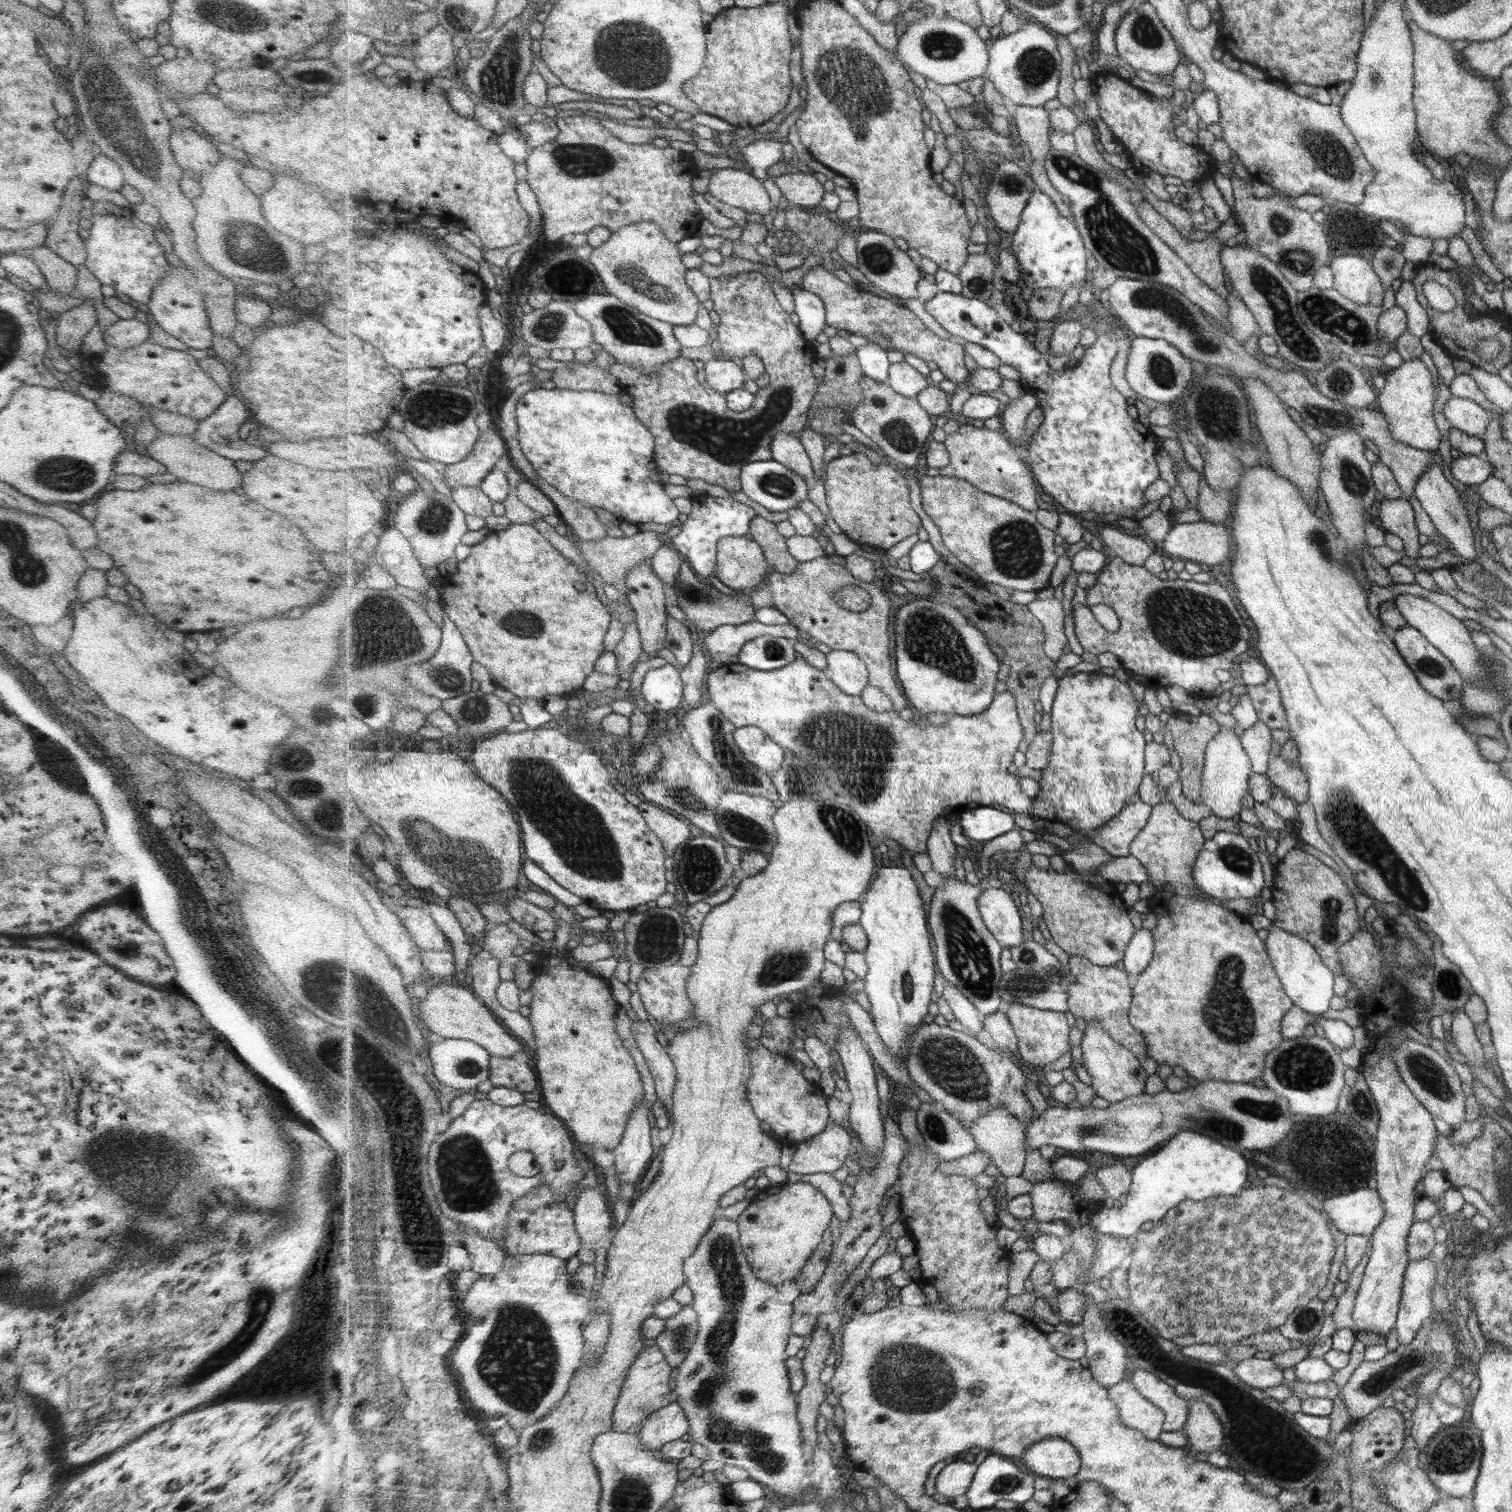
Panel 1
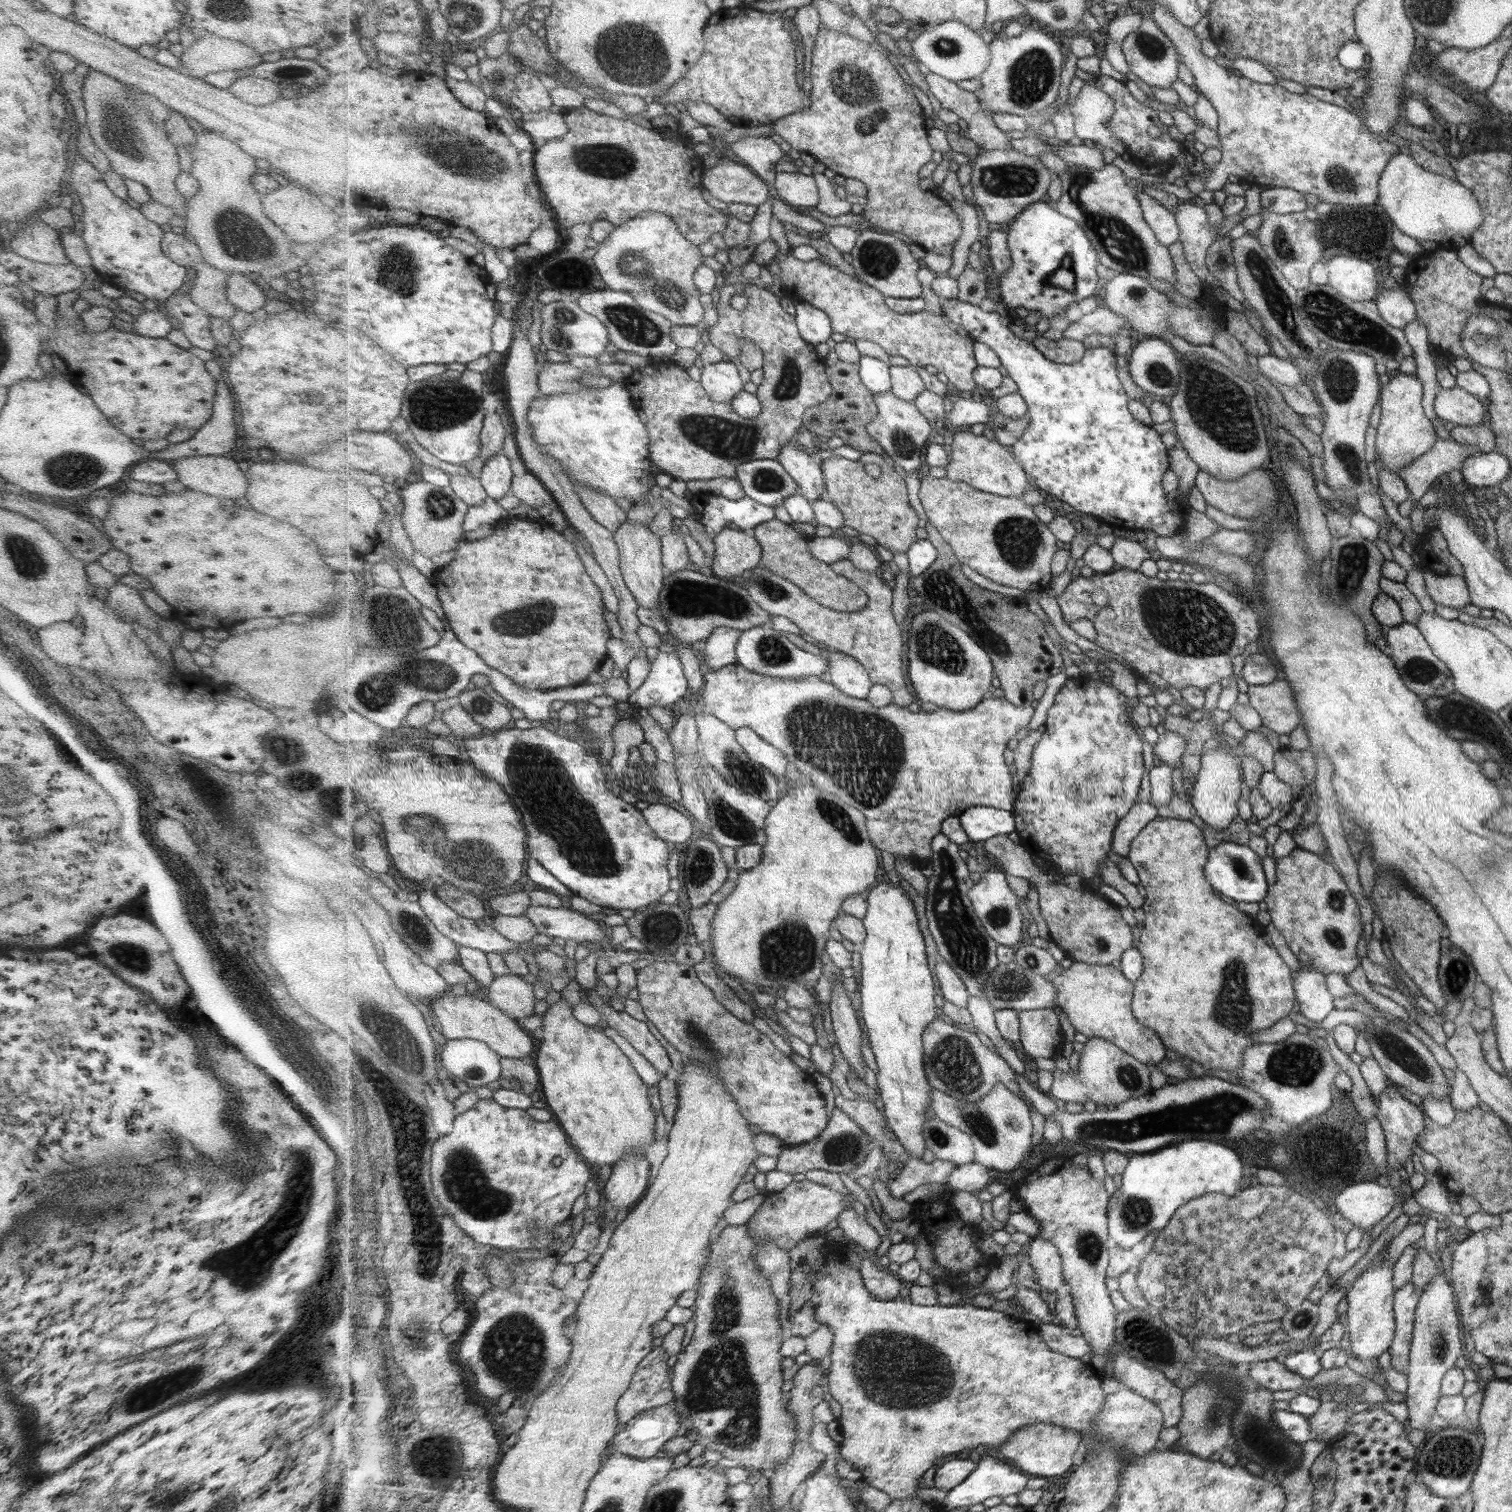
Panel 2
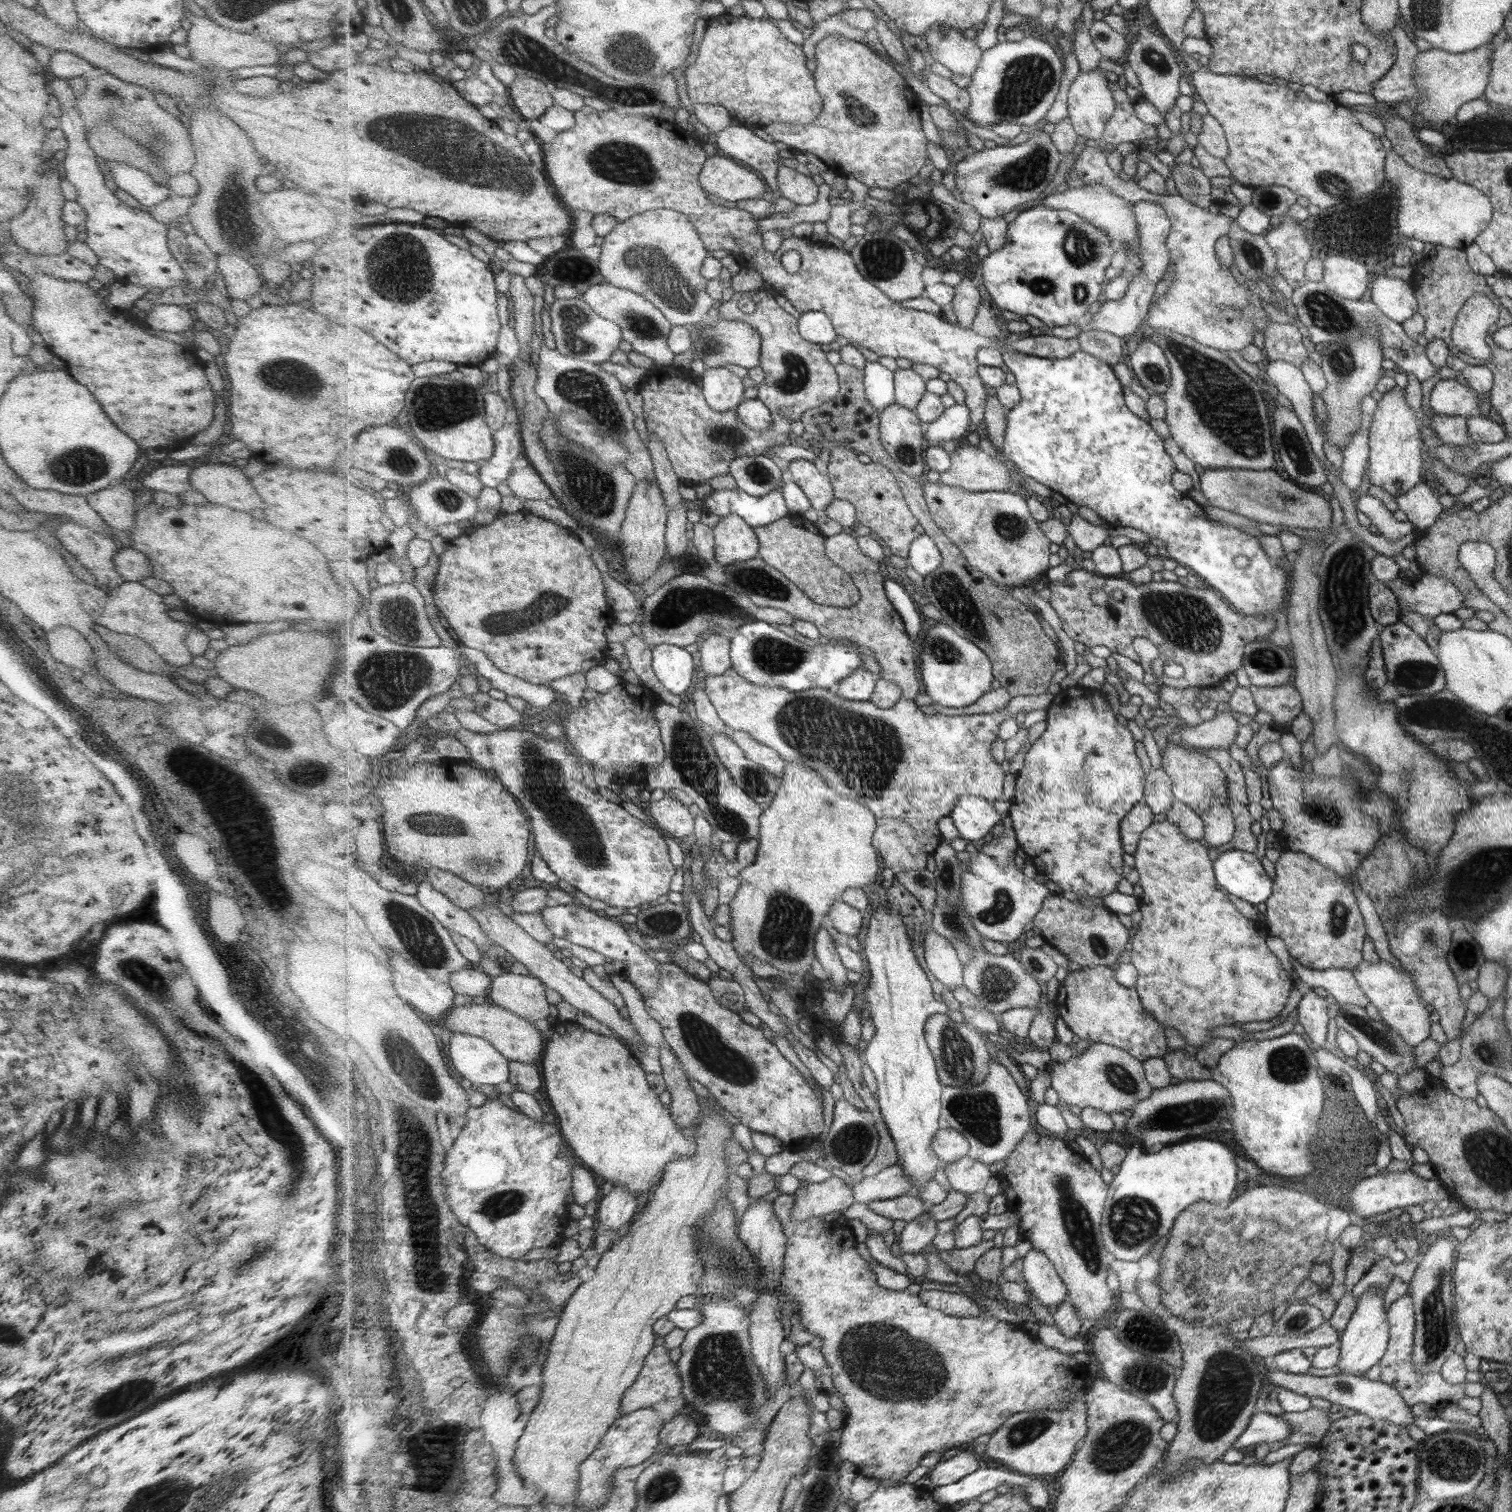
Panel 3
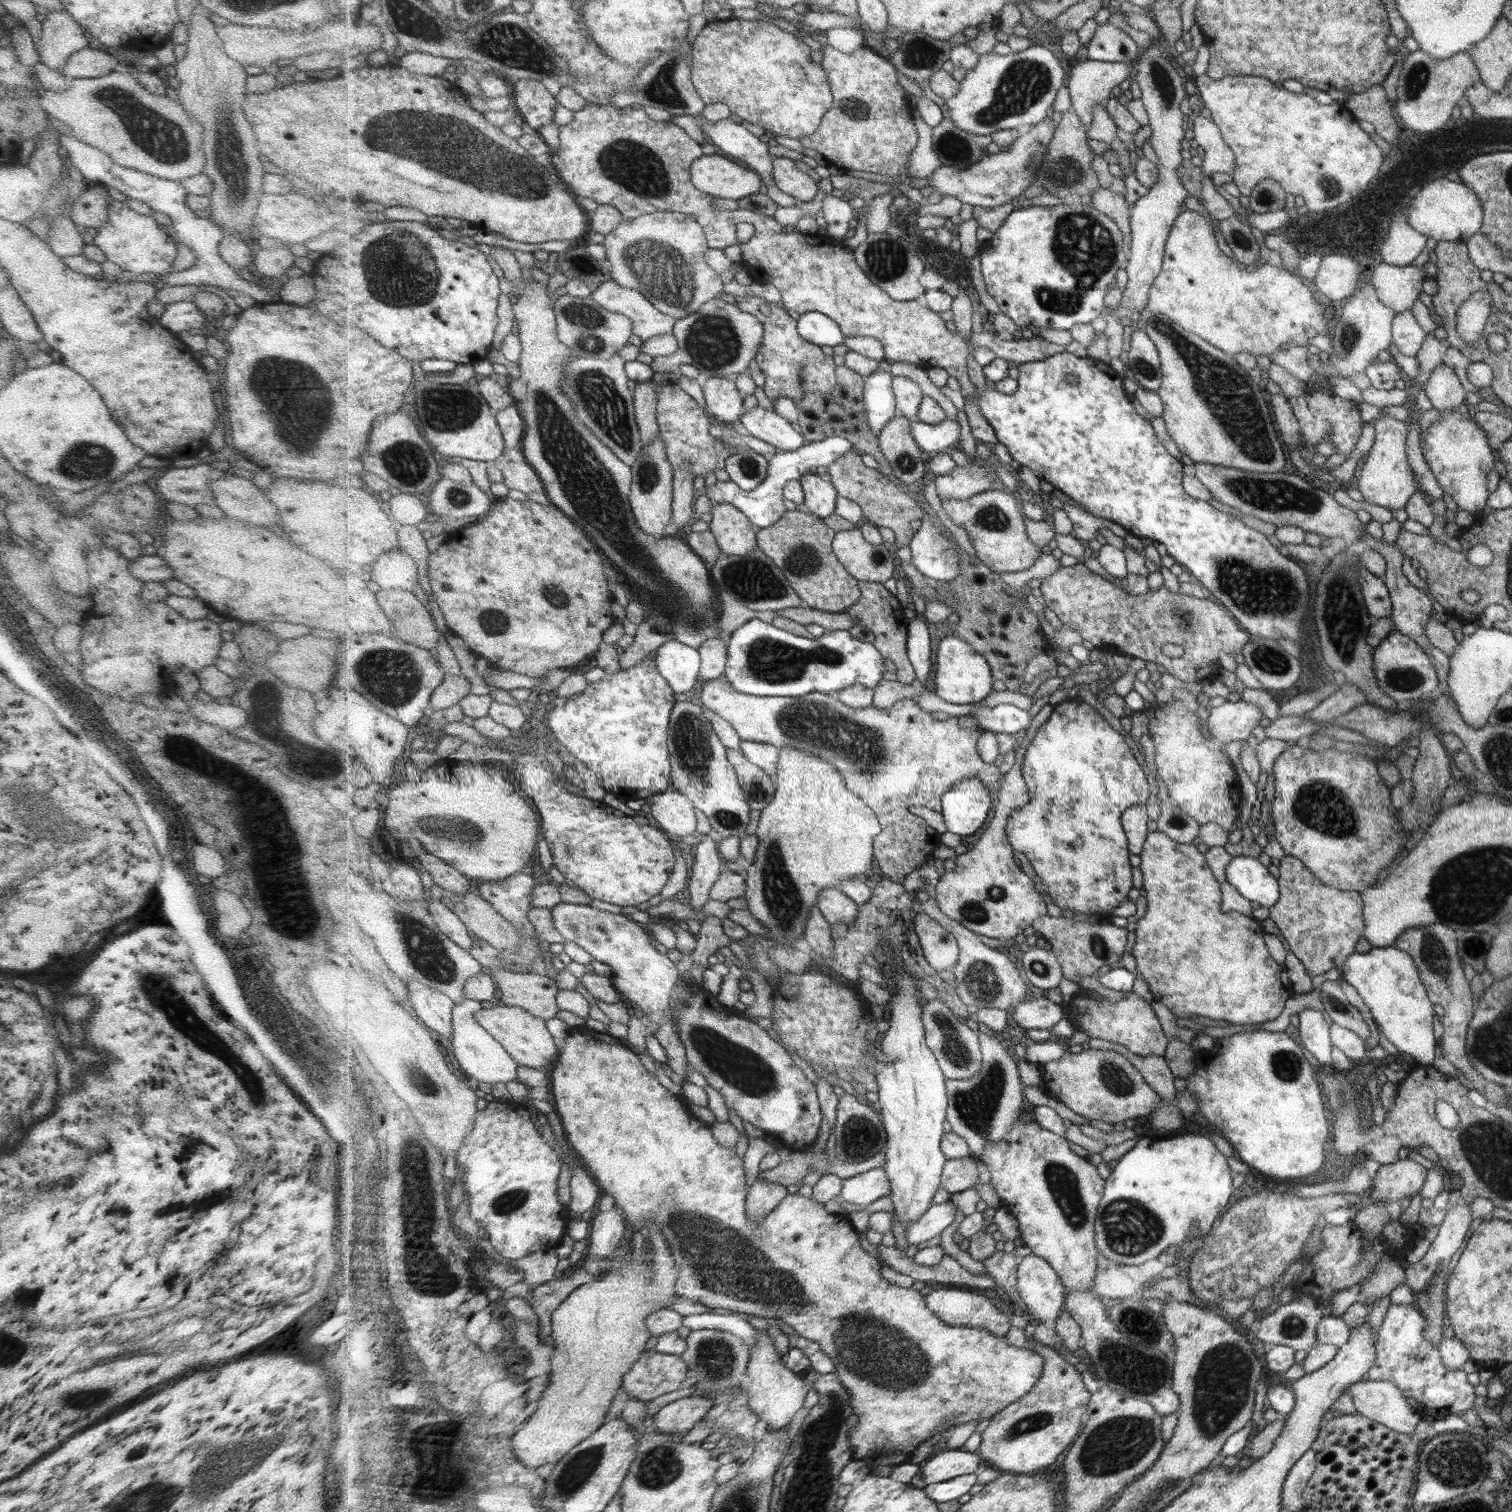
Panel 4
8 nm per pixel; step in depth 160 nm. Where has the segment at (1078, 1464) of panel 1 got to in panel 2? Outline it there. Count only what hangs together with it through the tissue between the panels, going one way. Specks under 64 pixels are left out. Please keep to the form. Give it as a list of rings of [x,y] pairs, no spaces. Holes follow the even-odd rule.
[[[1043,1422],[1023,1426],[1017,1433],[1011,1435],[1009,1442],[996,1449],[994,1453],[1000,1458],[1013,1461],[1013,1465],[1015,1464],[1025,1473],[1034,1477],[1049,1478],[1063,1476],[1073,1468],[1073,1464],[1078,1464],[1075,1454],[1081,1443],[1083,1443],[1083,1436],[1079,1435],[1079,1432]]]

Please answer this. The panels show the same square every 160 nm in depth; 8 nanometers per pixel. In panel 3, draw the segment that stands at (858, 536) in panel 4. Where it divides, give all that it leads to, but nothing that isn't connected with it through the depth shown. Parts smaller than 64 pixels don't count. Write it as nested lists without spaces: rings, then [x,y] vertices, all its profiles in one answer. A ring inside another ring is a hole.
[[[838,533],[827,537],[825,543],[827,556],[845,572],[854,576],[857,573],[878,573],[879,564],[862,553],[858,537]]]

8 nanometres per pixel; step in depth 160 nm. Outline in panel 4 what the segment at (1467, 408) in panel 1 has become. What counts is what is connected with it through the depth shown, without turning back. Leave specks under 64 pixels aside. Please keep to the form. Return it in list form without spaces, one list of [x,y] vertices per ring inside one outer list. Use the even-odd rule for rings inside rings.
[[[1443,363],[1438,364],[1429,375],[1424,386],[1425,396],[1433,409],[1438,411],[1459,408],[1464,404],[1465,389],[1461,388],[1454,370]]]

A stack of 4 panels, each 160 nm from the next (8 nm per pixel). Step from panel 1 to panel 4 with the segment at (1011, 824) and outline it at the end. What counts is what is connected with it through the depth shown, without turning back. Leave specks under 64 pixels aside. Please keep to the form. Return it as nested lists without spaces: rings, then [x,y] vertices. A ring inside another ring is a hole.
[[[968,778],[943,795],[943,810],[947,831],[971,836],[983,828],[990,819],[991,794],[986,782],[980,778]]]

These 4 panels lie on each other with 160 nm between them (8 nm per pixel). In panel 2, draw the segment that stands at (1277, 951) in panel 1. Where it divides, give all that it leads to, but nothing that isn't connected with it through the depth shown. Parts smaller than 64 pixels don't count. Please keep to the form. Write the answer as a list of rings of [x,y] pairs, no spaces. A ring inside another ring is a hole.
[[[1301,965],[1291,978],[1294,978],[1295,999],[1299,1004],[1297,1011],[1311,1022],[1321,1022],[1334,1008],[1333,996],[1326,988],[1326,976]]]

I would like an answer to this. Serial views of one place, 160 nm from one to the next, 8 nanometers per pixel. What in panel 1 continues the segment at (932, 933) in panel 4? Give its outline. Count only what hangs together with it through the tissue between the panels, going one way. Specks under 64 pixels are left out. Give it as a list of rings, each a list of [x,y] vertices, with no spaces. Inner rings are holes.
[[[945,984],[943,998],[945,998],[958,1020],[969,1032],[975,1036],[984,1029],[982,1013],[955,986]]]

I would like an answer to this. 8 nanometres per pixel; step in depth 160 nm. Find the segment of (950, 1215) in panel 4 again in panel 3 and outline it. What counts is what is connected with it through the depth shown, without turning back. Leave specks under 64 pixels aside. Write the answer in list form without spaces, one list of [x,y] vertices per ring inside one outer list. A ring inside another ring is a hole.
[[[927,1211],[921,1217],[907,1223],[900,1235],[899,1248],[902,1254],[917,1254],[933,1242],[937,1236],[937,1221]]]

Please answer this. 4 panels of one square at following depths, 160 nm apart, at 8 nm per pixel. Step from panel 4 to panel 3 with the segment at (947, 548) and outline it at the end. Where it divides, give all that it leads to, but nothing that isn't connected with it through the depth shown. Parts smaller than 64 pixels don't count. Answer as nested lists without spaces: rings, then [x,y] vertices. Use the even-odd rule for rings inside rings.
[[[926,533],[918,535],[911,545],[908,561],[923,578],[937,571],[943,562],[943,555],[937,543]]]

